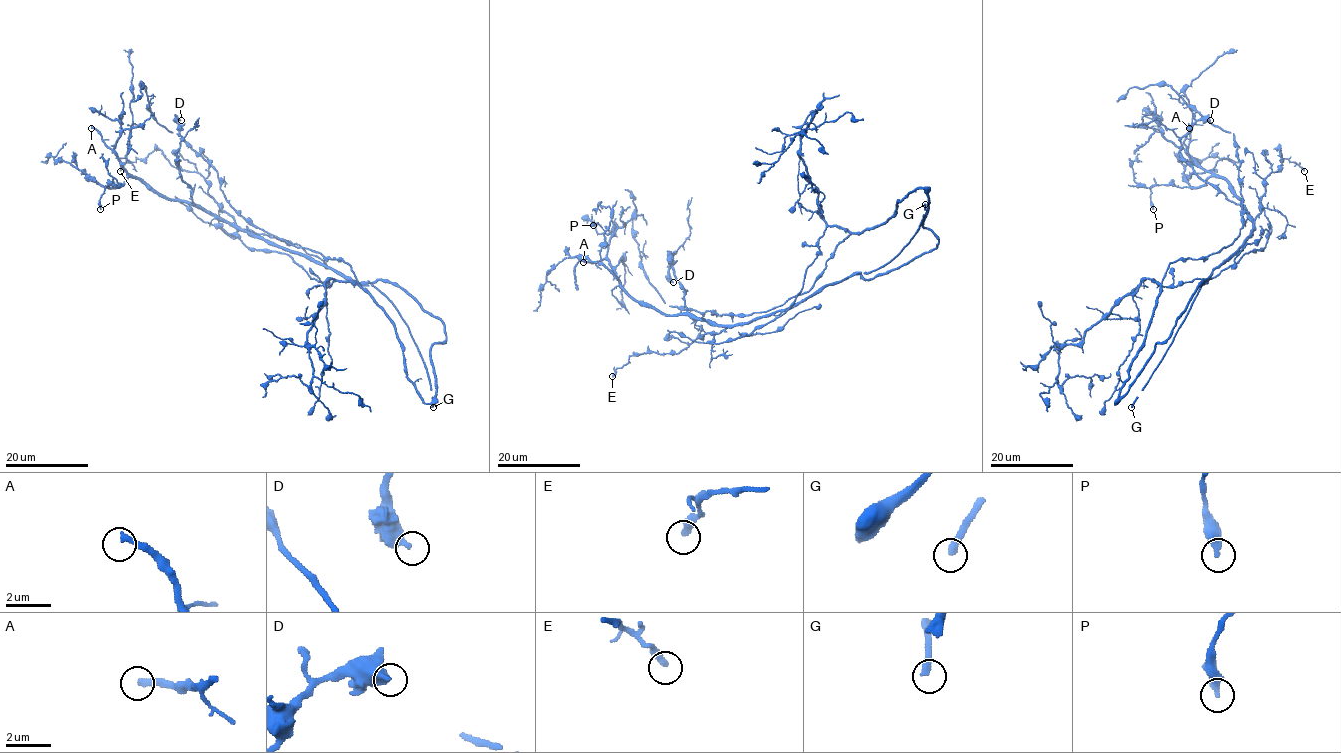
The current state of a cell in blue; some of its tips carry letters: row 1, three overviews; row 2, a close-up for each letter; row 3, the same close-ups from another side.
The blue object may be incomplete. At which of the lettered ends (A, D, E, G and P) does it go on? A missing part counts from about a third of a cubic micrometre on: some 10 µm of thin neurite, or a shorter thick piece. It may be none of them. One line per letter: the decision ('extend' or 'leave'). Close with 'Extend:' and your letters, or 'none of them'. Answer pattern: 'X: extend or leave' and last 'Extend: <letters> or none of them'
A: extend
D: leave
E: leave
G: extend
P: leave
Extend: A, G

